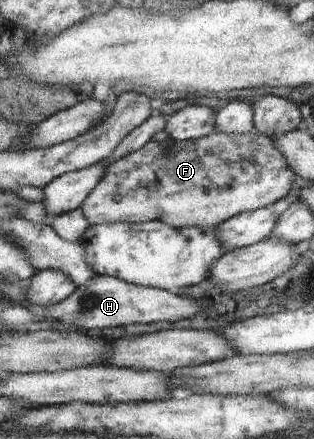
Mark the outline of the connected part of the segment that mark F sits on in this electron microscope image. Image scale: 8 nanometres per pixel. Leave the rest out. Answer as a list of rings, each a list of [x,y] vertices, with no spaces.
[[[215,132],[205,138],[185,142],[168,138],[163,142],[149,141],[138,151],[113,161],[107,167],[100,184],[79,209],[83,211],[83,217],[90,226],[162,220],[175,228],[218,227],[245,211],[254,211],[280,202],[291,193],[295,175],[283,153],[268,136]]]

